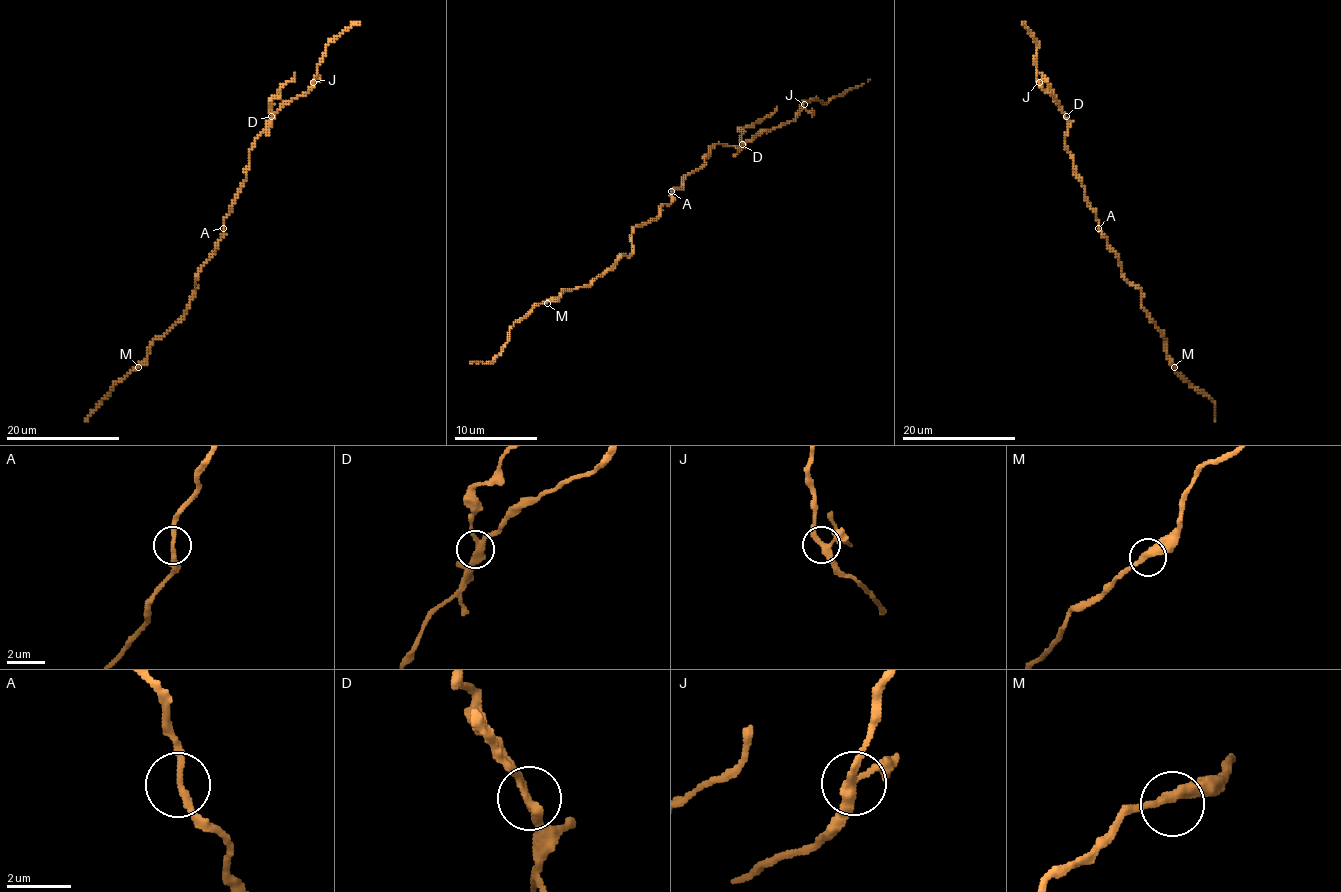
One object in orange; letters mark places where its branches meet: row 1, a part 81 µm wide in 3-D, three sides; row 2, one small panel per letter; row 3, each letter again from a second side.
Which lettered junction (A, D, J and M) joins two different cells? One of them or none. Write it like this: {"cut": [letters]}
{"cut": ["D"]}

